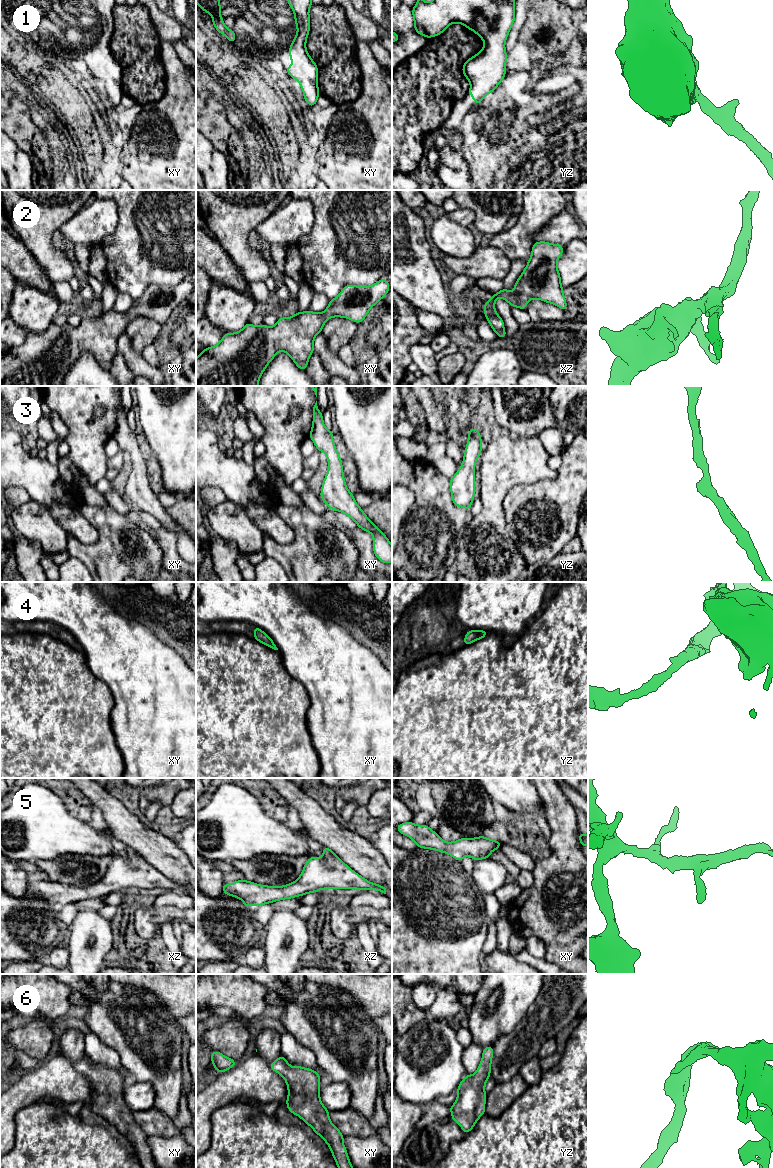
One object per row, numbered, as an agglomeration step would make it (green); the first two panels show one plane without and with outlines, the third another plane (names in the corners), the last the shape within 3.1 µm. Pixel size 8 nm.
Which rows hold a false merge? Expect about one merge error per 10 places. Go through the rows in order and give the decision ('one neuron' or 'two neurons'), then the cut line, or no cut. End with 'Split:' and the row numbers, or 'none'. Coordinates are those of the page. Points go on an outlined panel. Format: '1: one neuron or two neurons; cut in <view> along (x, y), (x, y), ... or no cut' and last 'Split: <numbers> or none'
1: one neuron; no cut
2: one neuron; no cut
3: one neuron; no cut
4: one neuron; no cut
5: one neuron; no cut
6: one neuron; no cut
Split: none

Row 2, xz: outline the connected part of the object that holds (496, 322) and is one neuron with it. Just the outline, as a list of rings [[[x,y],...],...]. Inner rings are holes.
[[[545,241],[535,242],[526,268],[514,285],[514,291],[503,288],[491,295],[488,302],[484,302],[485,314],[491,328],[499,338],[505,338],[504,321],[495,311],[497,298],[506,300],[511,306],[525,310],[527,302],[532,299],[543,300],[555,304],[564,312],[567,303],[563,295],[561,278],[557,268],[557,260],[563,254],[564,247]]]

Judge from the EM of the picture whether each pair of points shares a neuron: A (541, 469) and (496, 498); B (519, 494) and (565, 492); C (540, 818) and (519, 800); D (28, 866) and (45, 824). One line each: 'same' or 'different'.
A: same
B: same
C: different
D: different

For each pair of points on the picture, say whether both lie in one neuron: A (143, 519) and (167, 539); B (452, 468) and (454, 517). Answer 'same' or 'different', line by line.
A: same
B: different

